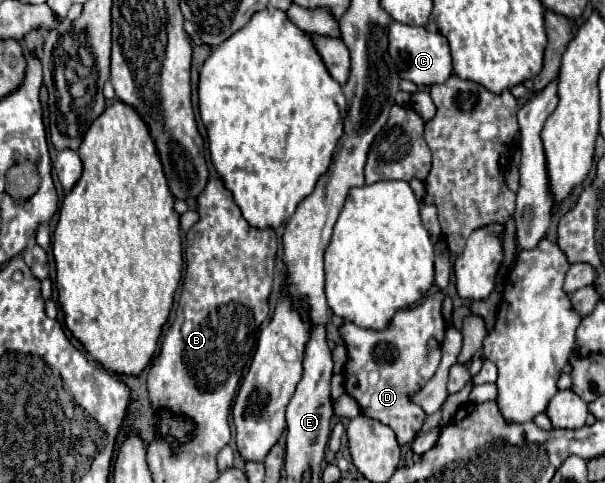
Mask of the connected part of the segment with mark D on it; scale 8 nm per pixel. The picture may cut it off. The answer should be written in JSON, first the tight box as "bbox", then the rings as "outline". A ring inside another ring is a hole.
{"bbox":[341,291,445,445],"outline":[[[437,291],[425,297],[425,301],[413,309],[397,311],[383,331],[361,329],[353,323],[345,323],[341,327],[341,337],[349,349],[349,361],[345,365],[345,389],[367,417],[377,419],[395,431],[399,445],[411,443],[425,421],[425,411],[413,403],[411,397],[423,389],[441,361],[439,339],[445,335],[445,321],[441,315],[443,297],[445,295]],[[431,339],[437,341],[437,347],[433,349],[429,345]]]}

